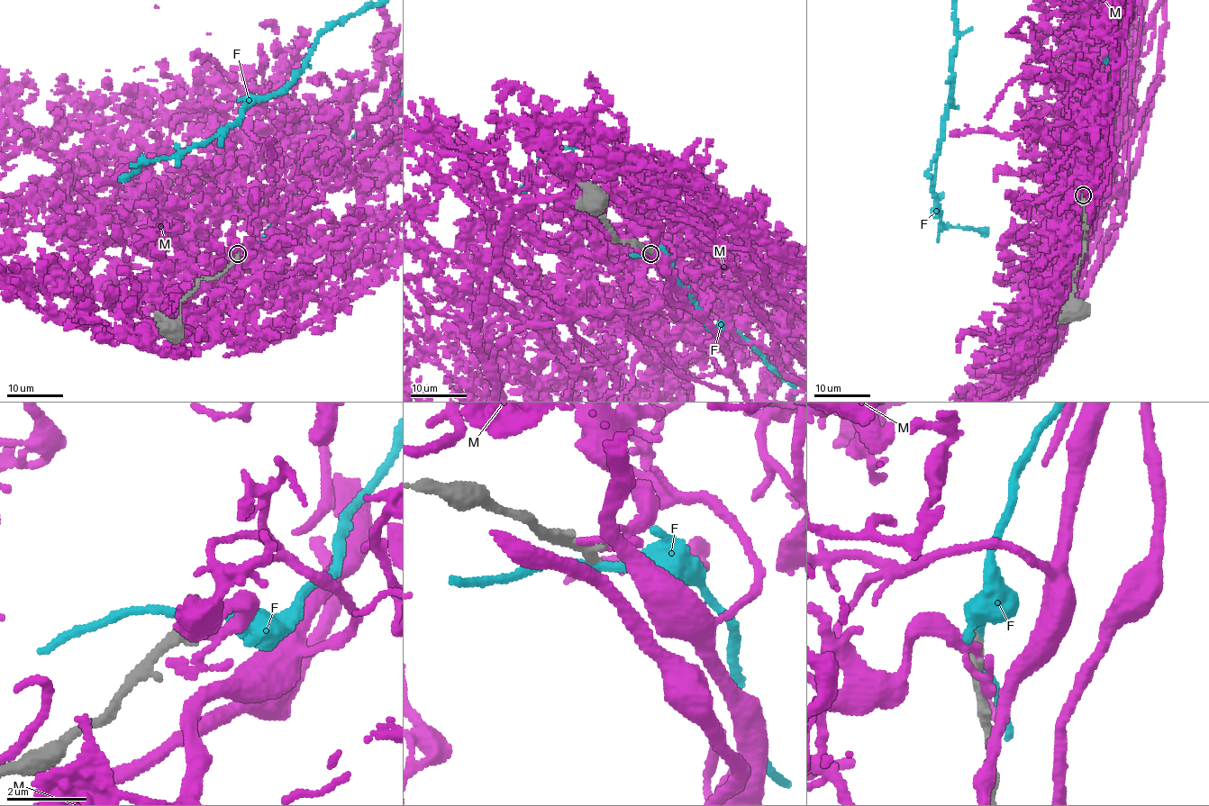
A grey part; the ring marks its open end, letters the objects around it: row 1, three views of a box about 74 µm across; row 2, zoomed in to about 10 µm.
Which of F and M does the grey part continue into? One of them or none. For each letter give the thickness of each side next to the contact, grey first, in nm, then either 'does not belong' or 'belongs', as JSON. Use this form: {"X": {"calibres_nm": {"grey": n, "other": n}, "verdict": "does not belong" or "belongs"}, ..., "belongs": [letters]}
{"F": {"calibres_nm": {"grey": 360, "other": 180}, "verdict": "does not belong"}, "M": {"calibres_nm": {"grey": 260, "other": 150}, "verdict": "does not belong"}, "belongs": []}

